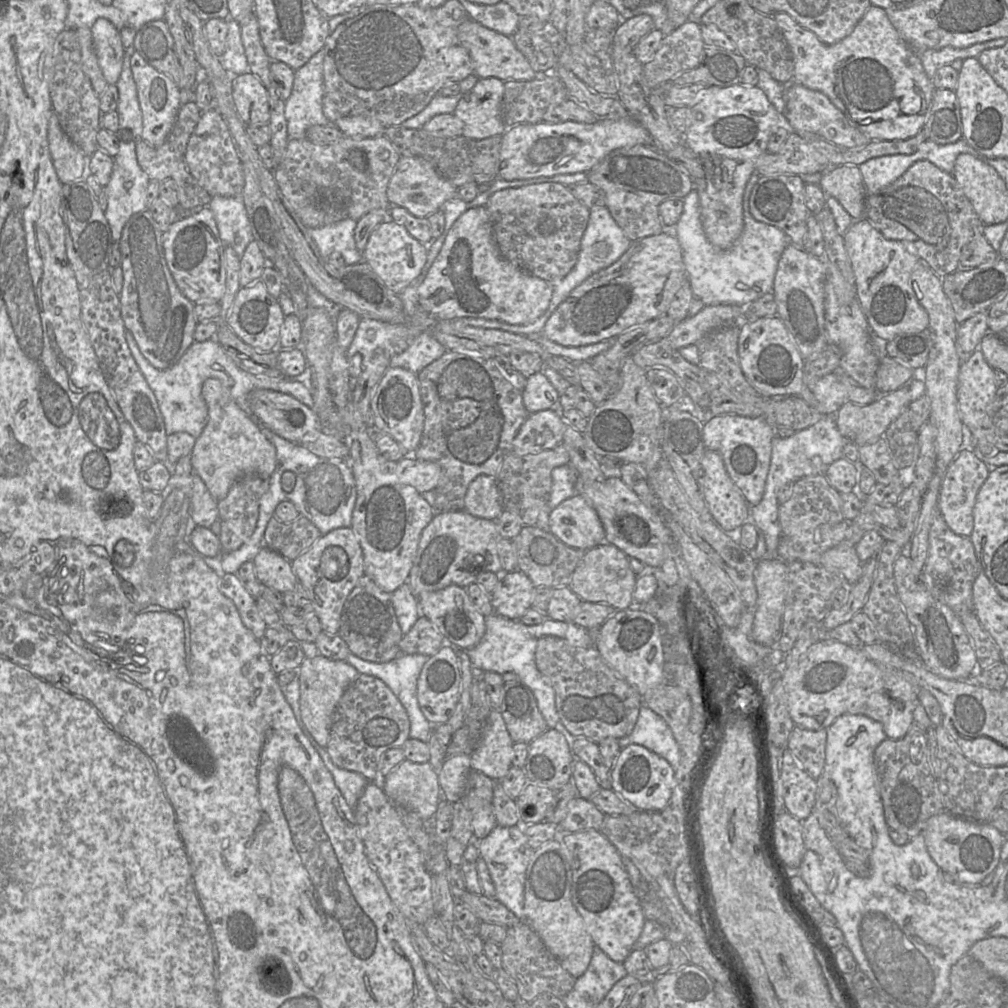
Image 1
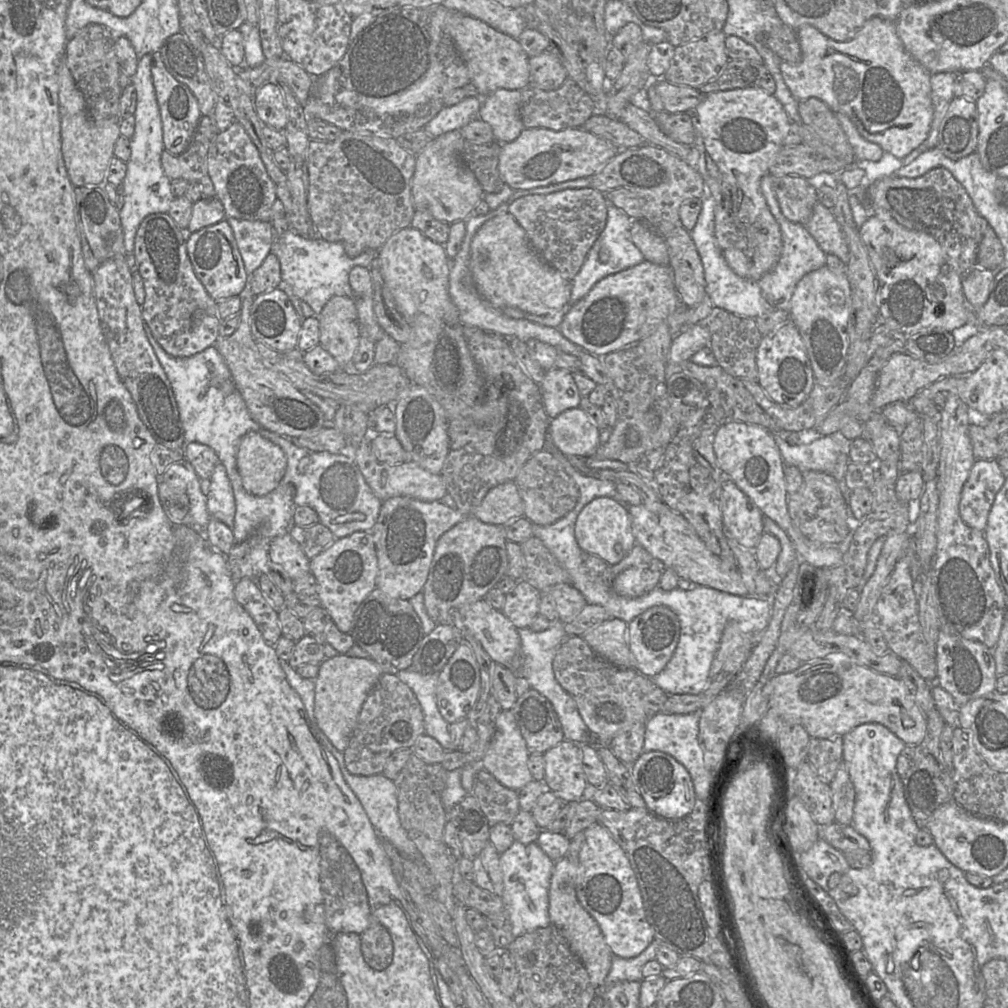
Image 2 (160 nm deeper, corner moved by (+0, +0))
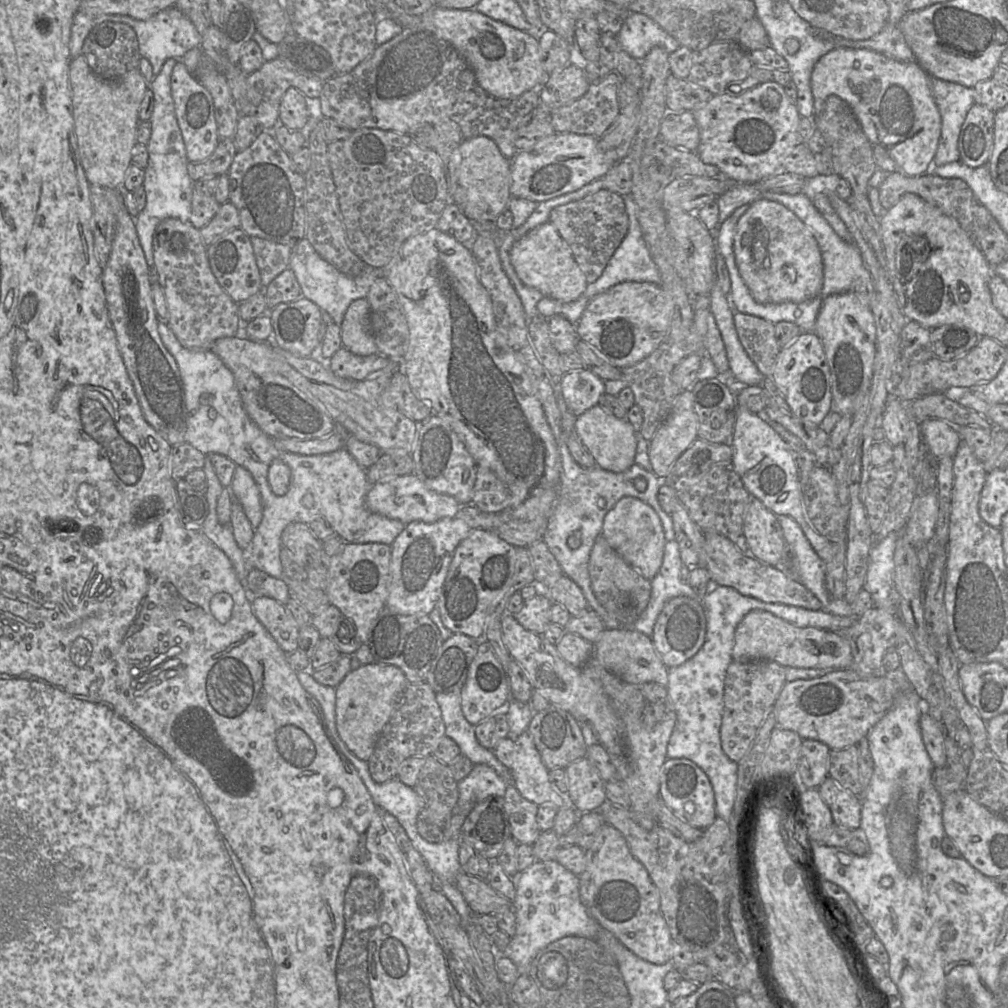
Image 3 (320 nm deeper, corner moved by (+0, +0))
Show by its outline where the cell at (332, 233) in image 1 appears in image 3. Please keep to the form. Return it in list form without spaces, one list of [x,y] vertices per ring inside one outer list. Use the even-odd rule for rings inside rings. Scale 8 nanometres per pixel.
[[[306,239],[291,245],[289,269],[293,271],[297,278],[302,297],[314,302],[326,311],[332,318],[333,323],[338,325],[342,323],[349,305],[356,299],[366,299],[372,283],[378,277],[383,276],[382,268],[373,266],[366,266],[358,276],[347,276],[324,260]]]

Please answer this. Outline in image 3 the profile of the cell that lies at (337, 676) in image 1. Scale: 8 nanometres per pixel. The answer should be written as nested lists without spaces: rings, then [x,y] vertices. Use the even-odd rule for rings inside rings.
[[[388,664],[361,665],[350,671],[335,688],[335,720],[339,738],[359,759],[368,761],[384,726],[390,720],[408,685],[403,672]]]

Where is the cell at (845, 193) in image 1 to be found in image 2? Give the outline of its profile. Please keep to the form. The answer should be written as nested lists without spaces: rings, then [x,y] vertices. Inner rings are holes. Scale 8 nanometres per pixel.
[[[885,151],[882,158],[877,161],[856,160],[854,166],[863,169],[865,176],[857,188],[850,189],[850,193],[866,204],[867,188],[879,178],[895,176],[896,171],[903,165],[905,164],[902,159]]]

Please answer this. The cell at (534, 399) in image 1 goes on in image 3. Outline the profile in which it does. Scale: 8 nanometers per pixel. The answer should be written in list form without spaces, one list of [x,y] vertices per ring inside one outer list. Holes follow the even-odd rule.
[[[589,368],[566,372],[560,381],[562,397],[574,416],[598,405],[599,398],[605,394],[605,381],[594,374]]]

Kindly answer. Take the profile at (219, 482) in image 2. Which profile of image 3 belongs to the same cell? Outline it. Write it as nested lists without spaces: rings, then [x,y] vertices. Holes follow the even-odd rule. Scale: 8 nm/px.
[[[236,465],[229,488],[234,500],[241,504],[252,527],[257,528],[262,519],[262,503],[259,488],[250,472]]]

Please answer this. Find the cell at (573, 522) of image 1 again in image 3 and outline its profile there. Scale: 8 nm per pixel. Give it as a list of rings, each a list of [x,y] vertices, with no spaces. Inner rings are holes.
[[[634,497],[621,498],[605,515],[600,534],[643,577],[651,580],[656,576],[662,565],[667,540],[660,517],[650,505]]]

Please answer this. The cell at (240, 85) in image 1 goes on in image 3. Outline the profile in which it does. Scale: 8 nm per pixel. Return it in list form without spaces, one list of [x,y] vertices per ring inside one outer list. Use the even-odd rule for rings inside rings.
[[[296,88],[283,95],[279,108],[279,124],[292,130],[301,130],[309,119],[307,97]]]

